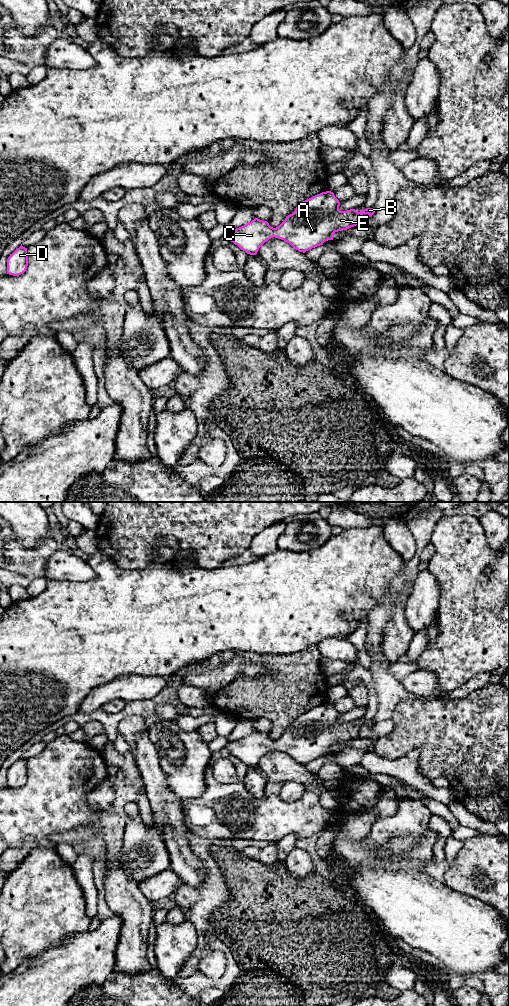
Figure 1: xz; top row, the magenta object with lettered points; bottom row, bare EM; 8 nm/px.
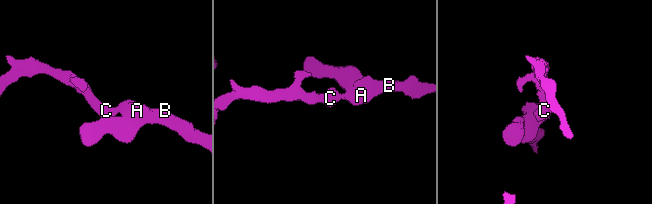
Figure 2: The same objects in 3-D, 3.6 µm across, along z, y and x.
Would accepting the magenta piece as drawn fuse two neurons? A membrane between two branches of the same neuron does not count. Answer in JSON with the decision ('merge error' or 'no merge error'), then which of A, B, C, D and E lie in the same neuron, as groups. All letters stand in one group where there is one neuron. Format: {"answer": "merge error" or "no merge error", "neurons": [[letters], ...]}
{"answer": "no merge error", "neurons": [["A", "B", "C", "D", "E"]]}

